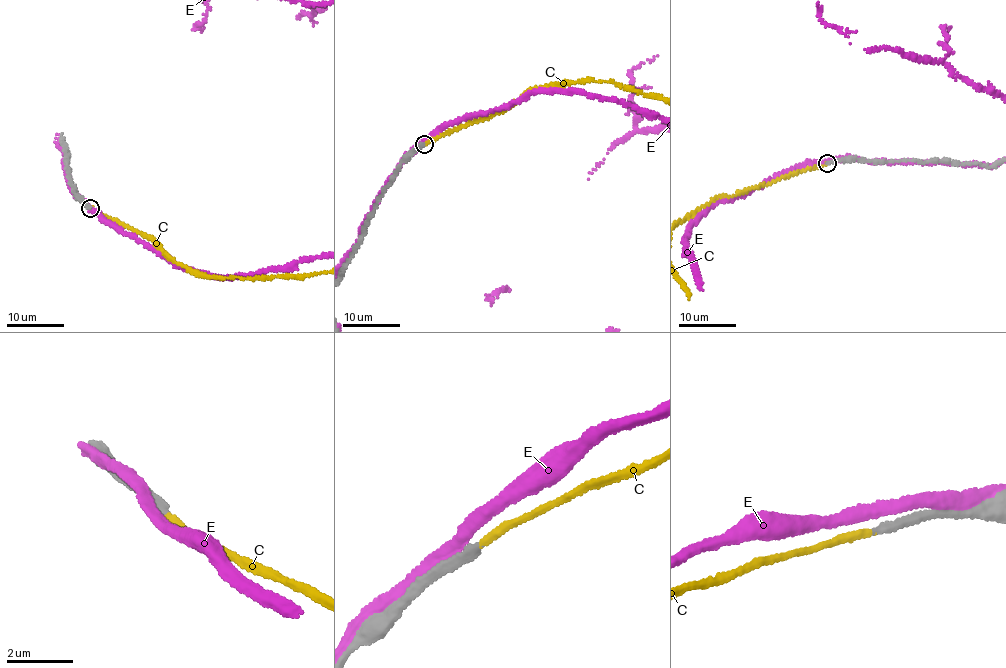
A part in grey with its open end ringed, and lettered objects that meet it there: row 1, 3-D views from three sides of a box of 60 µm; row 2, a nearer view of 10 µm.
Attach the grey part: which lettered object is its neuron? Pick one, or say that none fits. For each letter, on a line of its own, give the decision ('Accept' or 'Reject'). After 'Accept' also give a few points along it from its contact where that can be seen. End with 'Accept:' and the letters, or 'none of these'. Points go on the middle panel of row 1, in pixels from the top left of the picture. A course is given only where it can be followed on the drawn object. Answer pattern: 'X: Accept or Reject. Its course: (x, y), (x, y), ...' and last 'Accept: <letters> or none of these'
C: Accept
E: Reject
Accept: C

